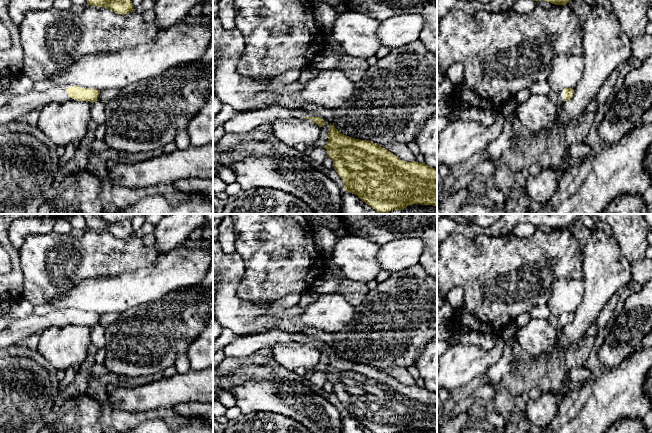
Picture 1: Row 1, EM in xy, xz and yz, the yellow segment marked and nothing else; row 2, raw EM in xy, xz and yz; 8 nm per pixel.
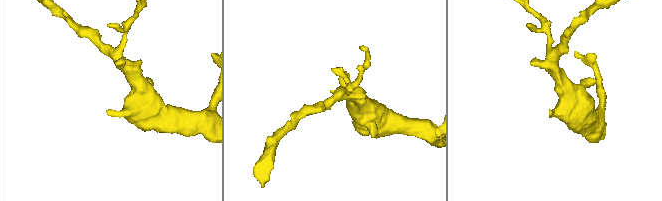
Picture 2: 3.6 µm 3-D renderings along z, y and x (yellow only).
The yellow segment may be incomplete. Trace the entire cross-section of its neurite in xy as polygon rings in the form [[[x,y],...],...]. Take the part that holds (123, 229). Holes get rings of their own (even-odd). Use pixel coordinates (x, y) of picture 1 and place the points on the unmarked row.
[[[82,214],[85,218],[87,229],[106,231],[119,239],[125,239],[134,234],[131,221],[124,220],[116,223],[109,223],[102,214]]]

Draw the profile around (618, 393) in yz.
[[[652,347],[631,353],[613,368],[567,390],[560,398],[558,410],[542,433],[605,433],[614,423],[627,418],[642,419],[652,407],[644,392],[644,381],[652,368]]]

